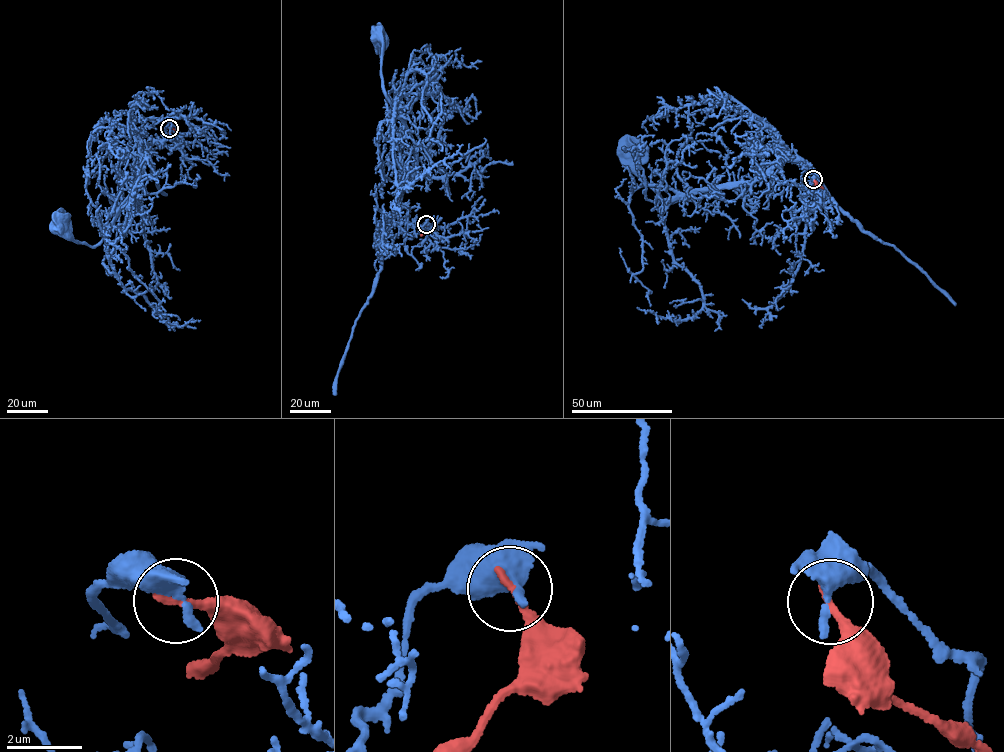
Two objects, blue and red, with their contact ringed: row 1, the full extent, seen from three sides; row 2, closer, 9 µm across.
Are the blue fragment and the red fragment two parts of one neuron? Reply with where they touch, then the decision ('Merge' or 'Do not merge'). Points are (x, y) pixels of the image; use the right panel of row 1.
Place: (813, 179). Do not merge

